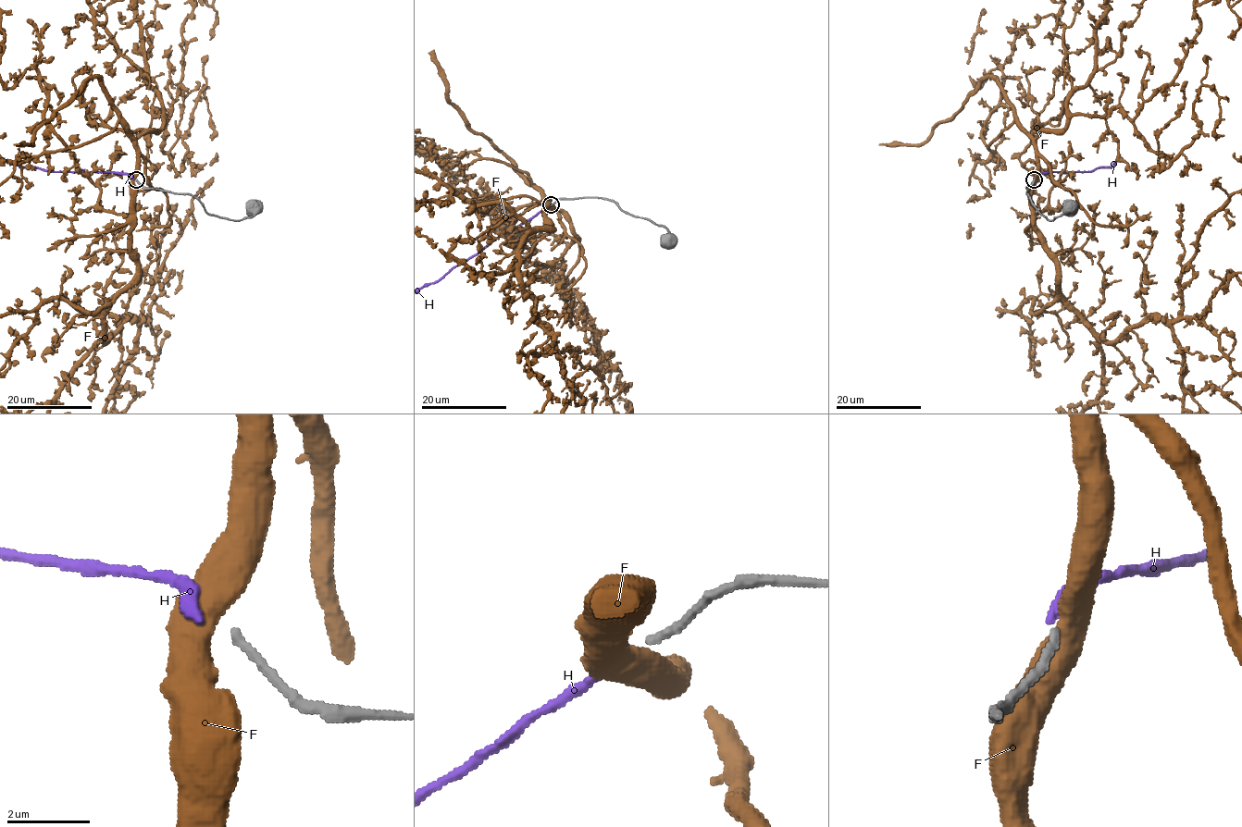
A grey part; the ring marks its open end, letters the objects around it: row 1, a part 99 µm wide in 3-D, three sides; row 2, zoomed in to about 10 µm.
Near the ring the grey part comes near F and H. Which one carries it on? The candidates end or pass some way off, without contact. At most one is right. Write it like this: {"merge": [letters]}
{"merge": []}

